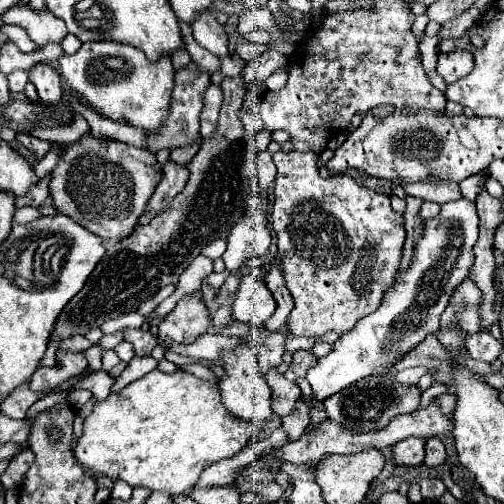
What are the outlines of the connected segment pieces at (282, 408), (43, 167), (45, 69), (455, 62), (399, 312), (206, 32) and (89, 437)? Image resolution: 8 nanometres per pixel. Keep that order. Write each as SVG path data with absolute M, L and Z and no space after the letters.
M269 368L265 380L271 388L271 408L277 416L287 416L295 410L295 400L301 396L301 390L295 382L287 382L275 368Z
M51 144L51 150L47 152L47 156L45 156L41 162L35 164L35 174L37 174L39 178L45 178L45 176L51 174L51 170L55 168L55 164L57 164L57 160L59 160L59 150L61 150L59 144Z
M35 64L29 70L29 82L35 84L37 94L45 106L53 106L61 100L61 76L57 68L51 68L49 64Z
M459 50L459 52L449 52L447 56L439 56L435 70L445 80L445 84L451 84L459 80L463 74L471 72L471 68L473 68L471 52Z
M465 198L443 204L435 218L423 220L423 234L415 244L407 272L395 276L375 312L361 318L355 328L333 344L327 356L319 358L317 364L307 370L307 380L317 394L317 400L325 400L363 378L389 374L397 360L411 352L425 336L439 330L439 318L449 306L451 294L467 278L473 266L473 244L479 234L477 220L475 204Z
M203 10L199 12L199 16L195 18L195 22L191 24L193 28L193 36L195 40L207 48L209 52L213 52L215 56L225 56L225 54L231 54L229 48L227 48L227 34L223 30L223 26L215 20L215 12L211 10Z
M153 370L125 386L119 394L111 394L107 400L95 404L91 416L85 418L81 440L73 444L73 452L85 470L93 468L111 480L125 480L133 488L145 486L149 490L161 490L175 496L189 492L207 466L235 456L263 430L265 428L259 422L245 422L231 416L221 404L215 382L195 378L183 370L173 374Z

